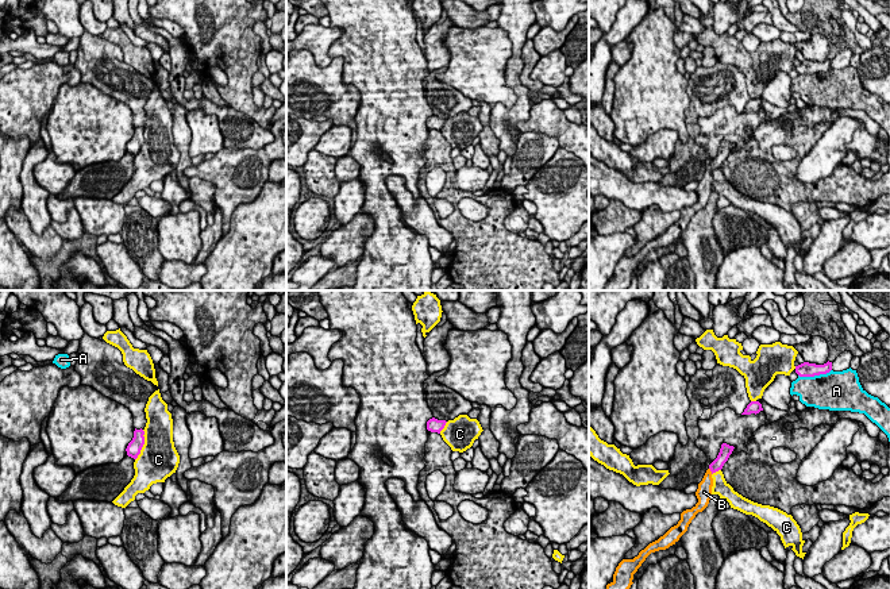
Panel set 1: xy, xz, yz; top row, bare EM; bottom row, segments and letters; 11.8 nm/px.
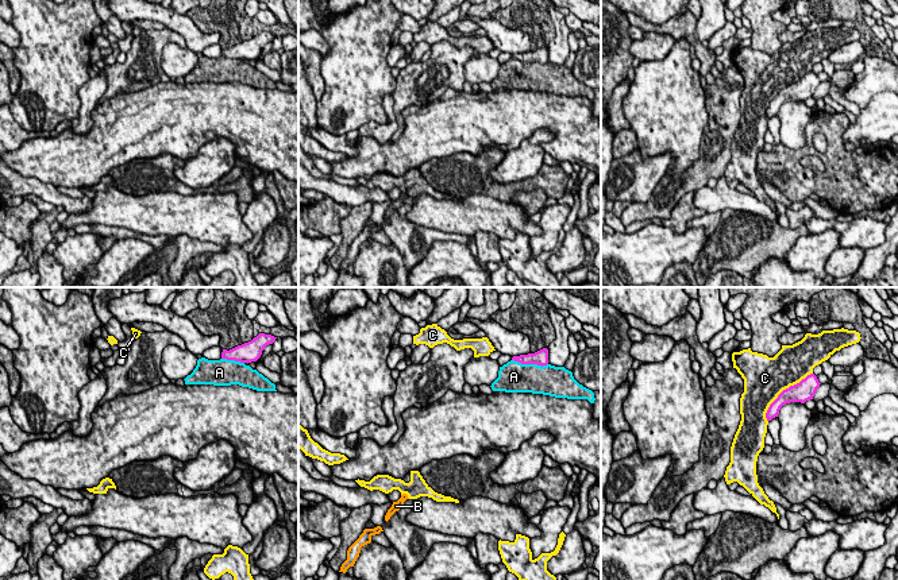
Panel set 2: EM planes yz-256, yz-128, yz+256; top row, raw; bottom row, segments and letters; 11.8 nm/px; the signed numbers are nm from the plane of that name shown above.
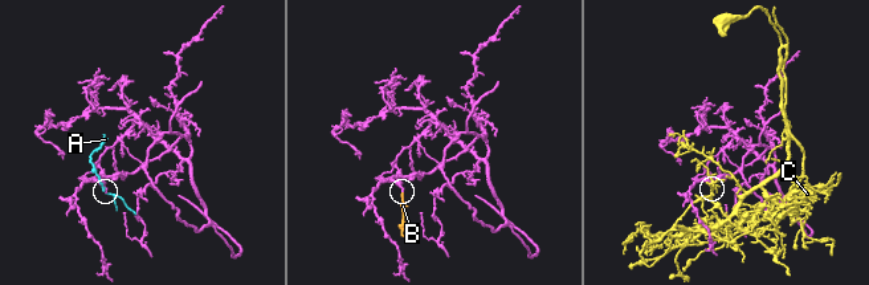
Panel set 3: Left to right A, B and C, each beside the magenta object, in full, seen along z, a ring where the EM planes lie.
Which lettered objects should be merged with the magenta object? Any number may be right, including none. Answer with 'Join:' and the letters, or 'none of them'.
Join: B

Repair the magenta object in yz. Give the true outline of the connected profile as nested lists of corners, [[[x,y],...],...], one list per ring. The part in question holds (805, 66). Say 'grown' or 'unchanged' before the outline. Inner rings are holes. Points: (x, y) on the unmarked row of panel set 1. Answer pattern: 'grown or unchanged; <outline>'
unchanged; [[[829,58],[824,62],[804,59],[798,63],[795,63],[795,70],[800,74],[814,74],[814,73],[820,73],[820,72],[827,72],[831,68],[832,68],[832,59],[829,59]]]

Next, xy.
unchanged; [[[140,126],[140,127],[136,127],[134,128],[134,135],[132,138],[128,140],[126,149],[127,149],[127,153],[136,157],[138,153],[140,151],[140,147],[145,142],[145,128]]]

